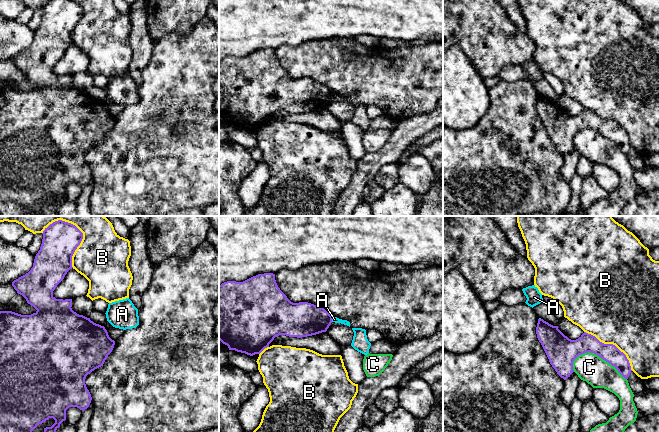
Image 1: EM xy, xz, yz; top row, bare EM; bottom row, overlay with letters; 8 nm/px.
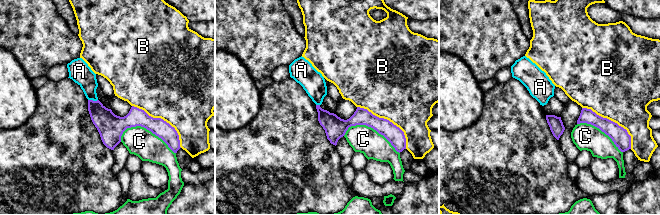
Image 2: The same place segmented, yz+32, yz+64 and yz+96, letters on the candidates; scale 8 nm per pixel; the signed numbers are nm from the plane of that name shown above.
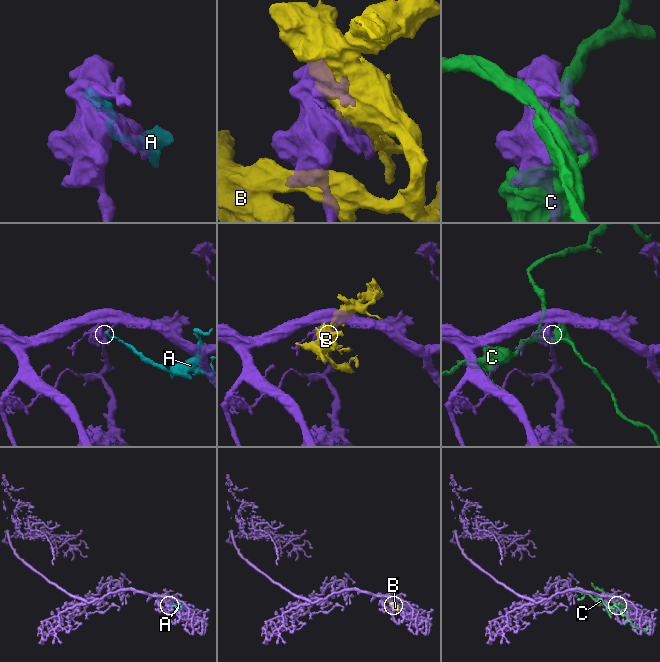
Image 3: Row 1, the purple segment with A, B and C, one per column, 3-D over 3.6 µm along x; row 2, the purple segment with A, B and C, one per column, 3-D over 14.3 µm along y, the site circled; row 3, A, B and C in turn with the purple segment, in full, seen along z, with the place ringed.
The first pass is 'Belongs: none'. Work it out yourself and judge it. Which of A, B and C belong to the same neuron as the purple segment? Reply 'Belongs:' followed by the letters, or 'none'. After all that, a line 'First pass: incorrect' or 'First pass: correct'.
Belongs: none
First pass: correct

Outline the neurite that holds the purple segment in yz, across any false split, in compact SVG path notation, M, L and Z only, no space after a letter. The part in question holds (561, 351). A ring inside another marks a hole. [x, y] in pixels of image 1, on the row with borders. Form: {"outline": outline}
{"outline": "M538 319L536 334L550 364L564 380L574 372L574 360L588 352L598 355L614 366L625 379L628 379L632 371L626 355L615 345L604 344L586 332L578 339L571 340L558 329L558 326Z"}

